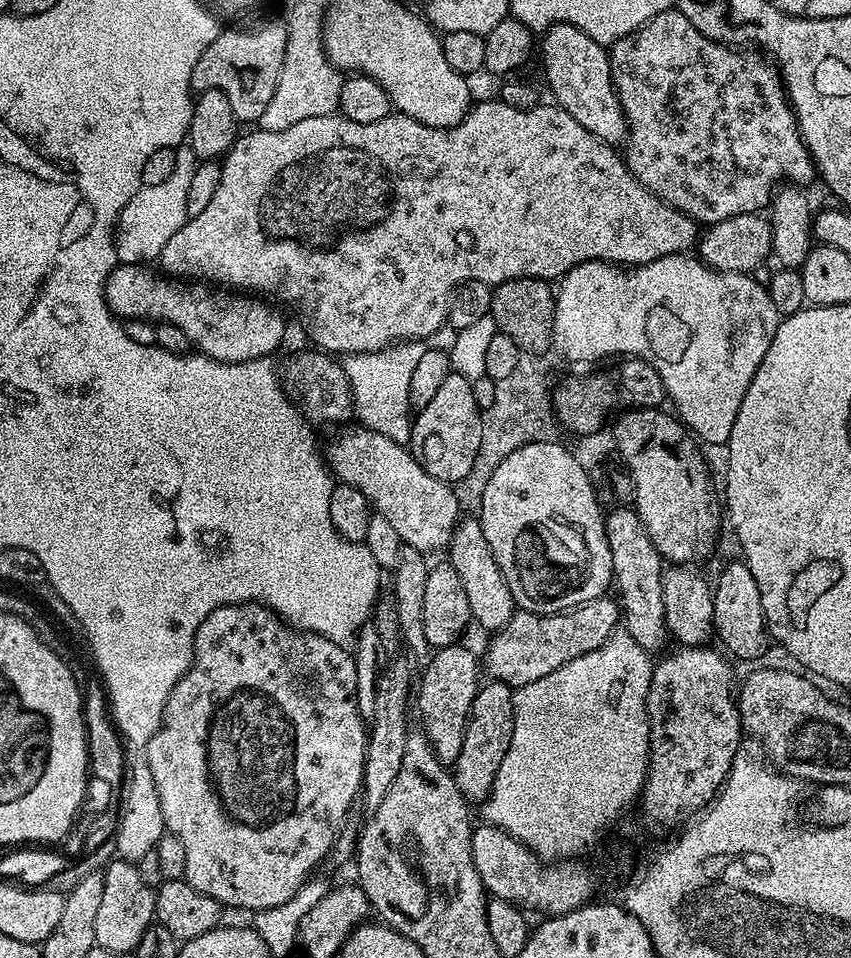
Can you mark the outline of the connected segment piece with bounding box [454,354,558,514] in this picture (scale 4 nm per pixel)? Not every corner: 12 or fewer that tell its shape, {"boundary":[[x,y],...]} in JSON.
{"boundary":[[521,355],[480,418],[472,475],[454,486],[479,509],[506,454],[557,442],[547,355]]}

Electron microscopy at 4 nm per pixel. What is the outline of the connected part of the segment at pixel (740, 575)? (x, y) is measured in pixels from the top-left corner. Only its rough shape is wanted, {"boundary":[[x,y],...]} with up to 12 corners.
{"boundary":[[728,564],[712,588],[723,651],[756,660],[770,644],[758,582]]}

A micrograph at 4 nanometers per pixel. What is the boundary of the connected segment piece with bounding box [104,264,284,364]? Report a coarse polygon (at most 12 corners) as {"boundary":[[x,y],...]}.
{"boundary":[[120,264],[118,318],[173,324],[223,364],[263,360],[284,320],[263,299]]}

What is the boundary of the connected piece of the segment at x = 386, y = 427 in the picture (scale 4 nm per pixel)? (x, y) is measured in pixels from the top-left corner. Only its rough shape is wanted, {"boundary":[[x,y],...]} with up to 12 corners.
{"boundary":[[406,340],[343,357],[354,416],[411,441],[410,378],[425,347]]}

